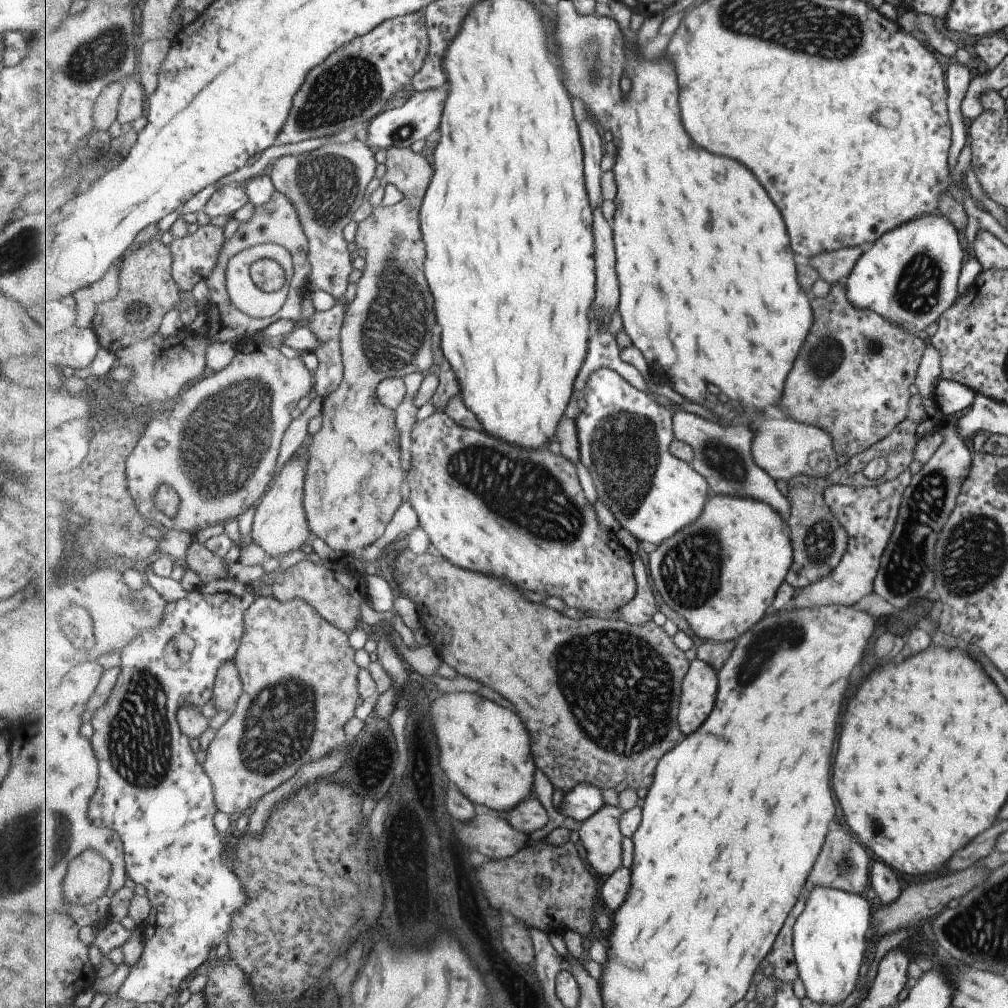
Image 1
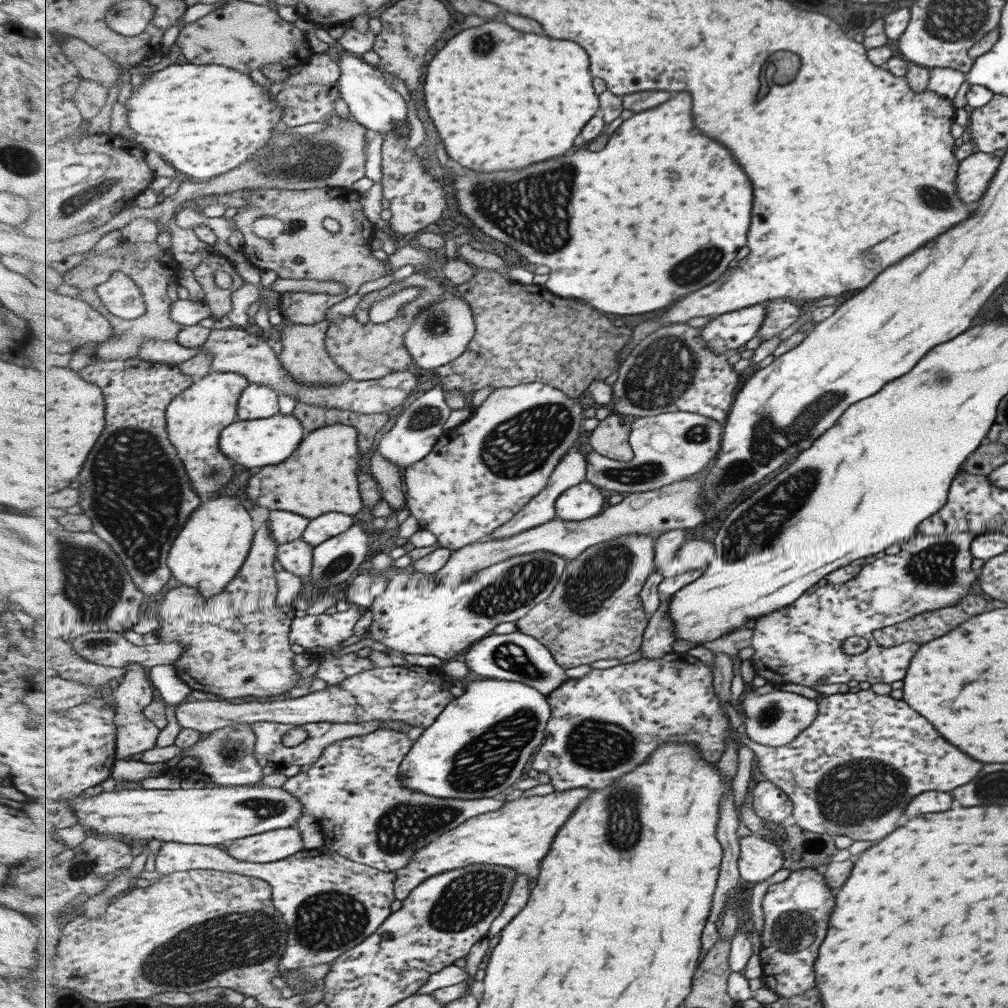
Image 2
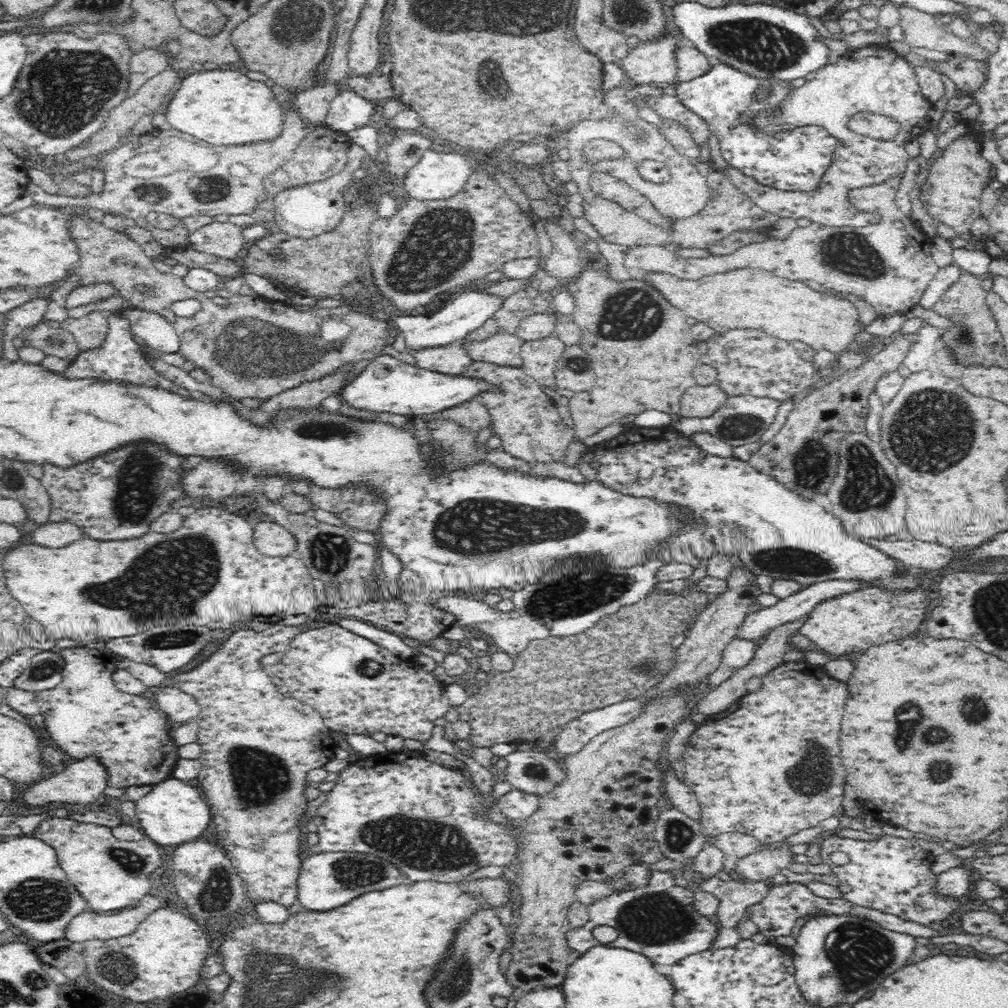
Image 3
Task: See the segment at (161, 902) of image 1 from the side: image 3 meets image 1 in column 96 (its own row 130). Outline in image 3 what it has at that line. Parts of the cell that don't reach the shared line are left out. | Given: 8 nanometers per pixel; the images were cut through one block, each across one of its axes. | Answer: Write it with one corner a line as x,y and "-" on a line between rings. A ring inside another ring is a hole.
720,63
705,76
676,85
680,101
704,120
708,121
727,164
740,169
759,184
785,191
814,190
826,172
838,146
838,139
818,126
806,126
790,133
762,134
749,126
749,119
762,109
772,110
792,90
790,82
782,80
758,80
-
760,86
770,87
770,98
754,103
754,91
-
742,116
742,124
738,119

